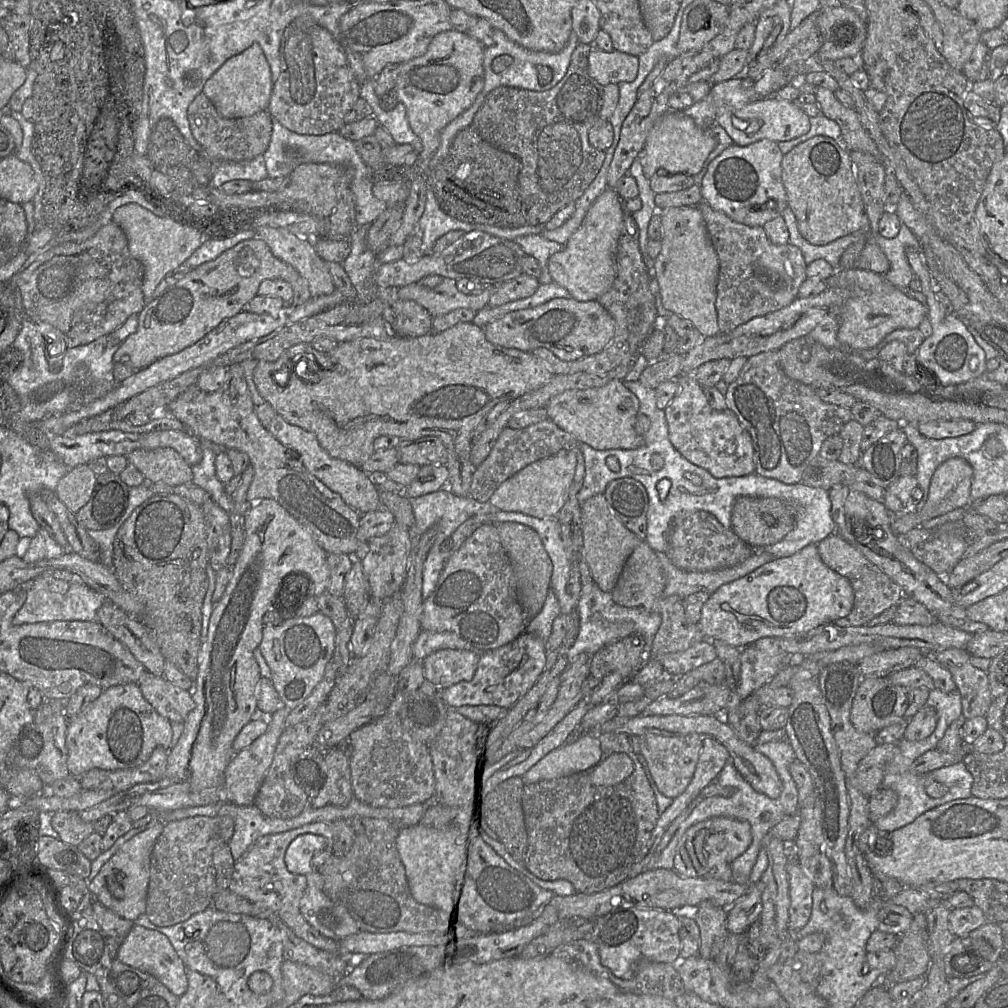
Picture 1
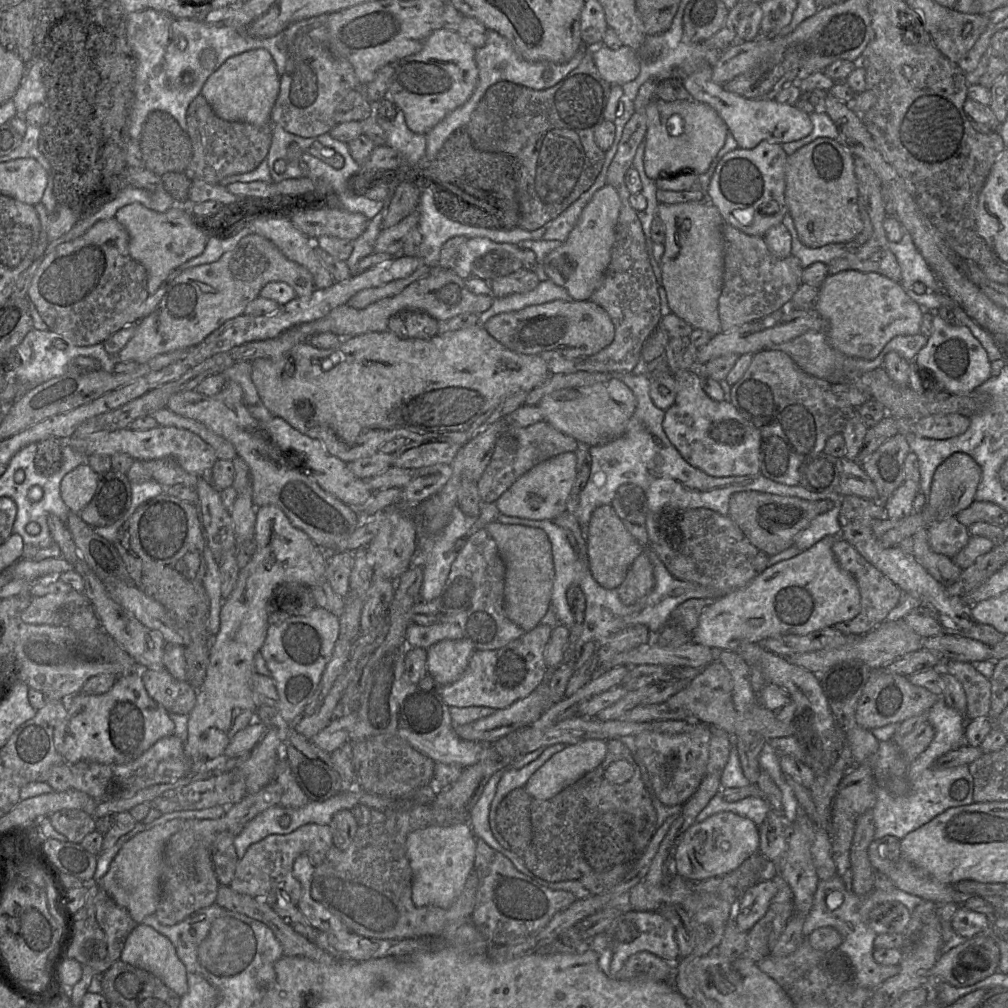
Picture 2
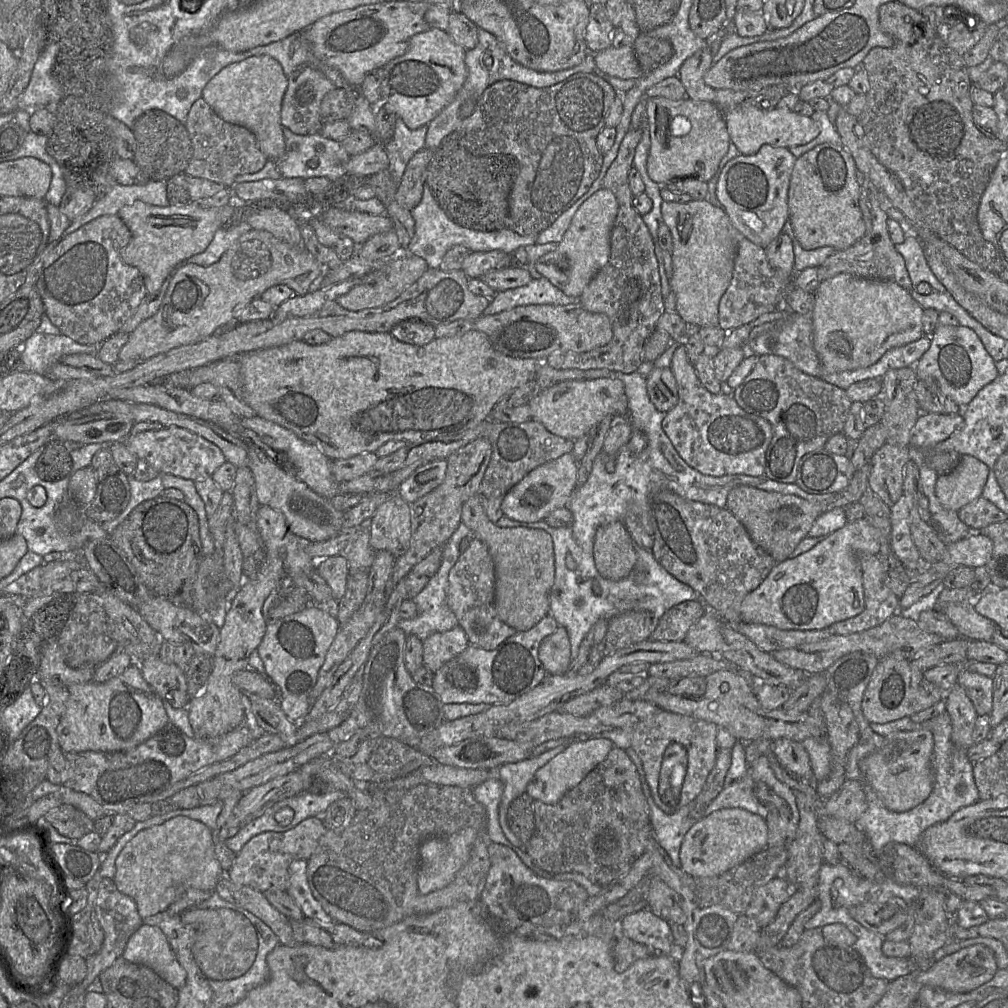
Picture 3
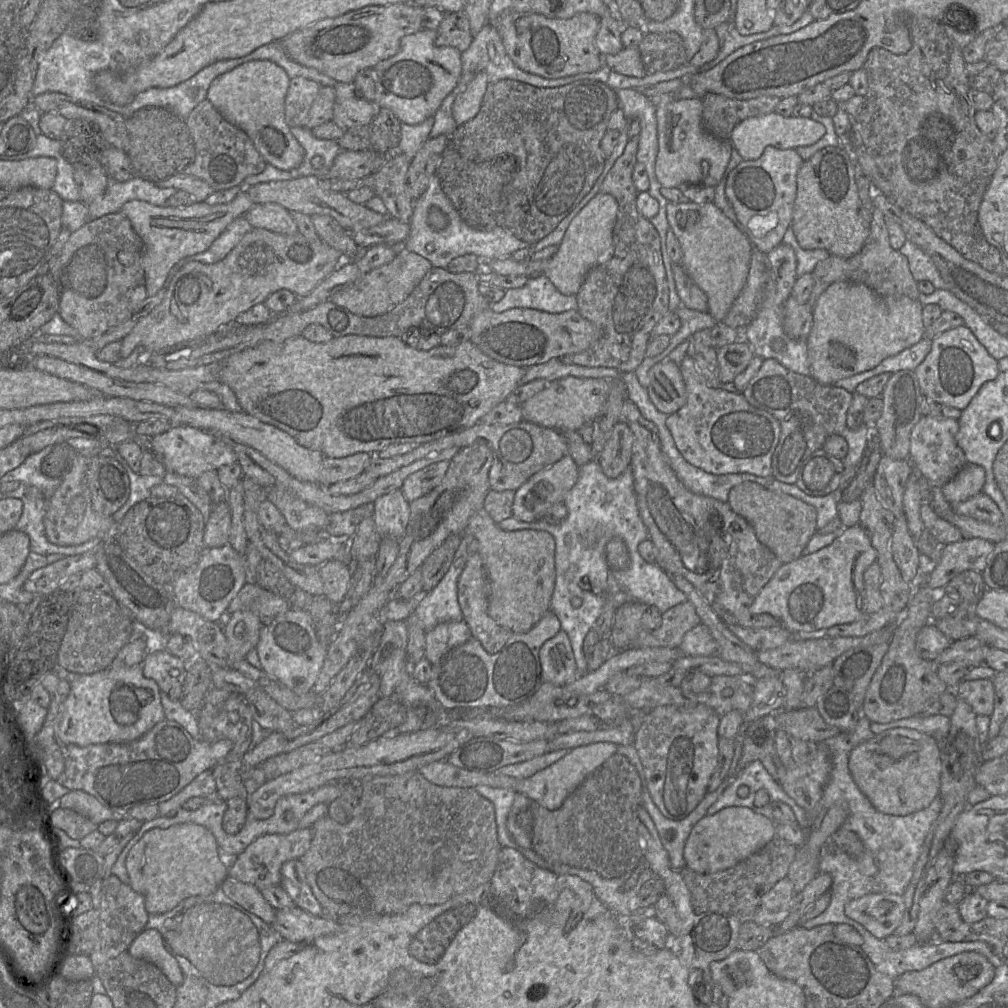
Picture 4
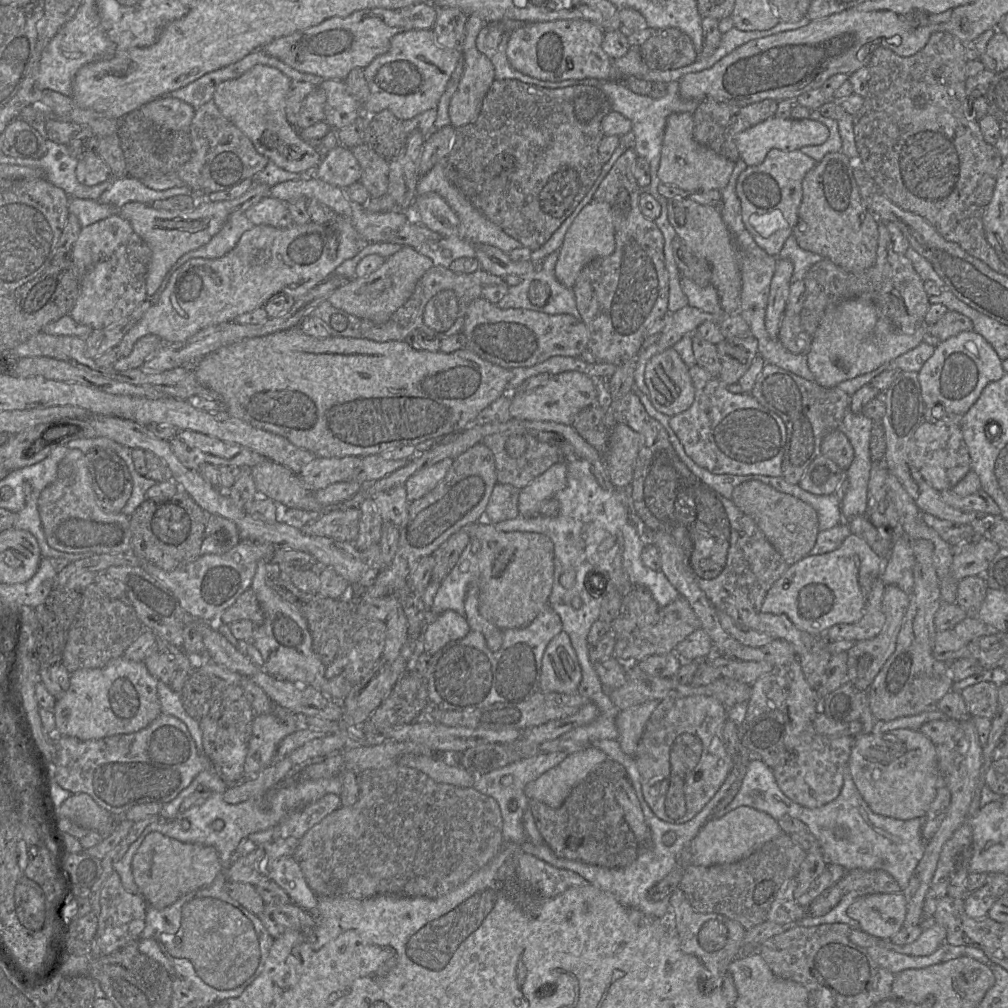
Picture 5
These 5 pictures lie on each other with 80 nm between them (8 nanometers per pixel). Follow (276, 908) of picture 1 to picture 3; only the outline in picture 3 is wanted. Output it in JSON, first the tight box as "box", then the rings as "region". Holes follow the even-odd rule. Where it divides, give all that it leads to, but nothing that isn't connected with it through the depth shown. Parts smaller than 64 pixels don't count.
{"box":[226,817,326,893],"region":[[[309,817],[287,832],[261,833],[244,845],[226,876],[235,884],[248,886],[262,893],[269,889],[287,891],[290,864],[297,859],[308,860],[326,830],[322,817]]]}

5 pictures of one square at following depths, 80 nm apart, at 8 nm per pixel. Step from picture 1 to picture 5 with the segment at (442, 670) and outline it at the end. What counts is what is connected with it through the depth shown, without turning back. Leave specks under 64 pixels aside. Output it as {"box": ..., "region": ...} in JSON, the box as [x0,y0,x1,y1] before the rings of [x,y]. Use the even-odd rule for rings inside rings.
{"box":[420,610,469,655],"region":[[[447,610],[429,619],[421,635],[420,650],[434,655],[449,642],[464,638],[469,632],[466,618]]]}

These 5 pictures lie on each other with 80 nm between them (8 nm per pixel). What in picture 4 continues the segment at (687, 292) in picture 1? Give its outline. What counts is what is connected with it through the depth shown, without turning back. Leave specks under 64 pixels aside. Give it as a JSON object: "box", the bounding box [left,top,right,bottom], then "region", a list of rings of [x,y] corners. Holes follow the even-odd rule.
{"box":[666,202,753,322],"region":[[[668,202],[666,217],[681,247],[682,268],[706,294],[708,313],[722,322],[746,282],[753,244],[713,203]]]}

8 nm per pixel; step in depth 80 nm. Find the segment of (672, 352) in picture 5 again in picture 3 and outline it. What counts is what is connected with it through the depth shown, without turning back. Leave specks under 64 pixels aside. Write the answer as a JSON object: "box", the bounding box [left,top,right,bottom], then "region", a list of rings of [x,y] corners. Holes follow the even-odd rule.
{"box":[647,367,678,413],"region":[[[670,367],[653,368],[647,377],[647,392],[657,410],[667,413],[678,402],[678,387]]]}

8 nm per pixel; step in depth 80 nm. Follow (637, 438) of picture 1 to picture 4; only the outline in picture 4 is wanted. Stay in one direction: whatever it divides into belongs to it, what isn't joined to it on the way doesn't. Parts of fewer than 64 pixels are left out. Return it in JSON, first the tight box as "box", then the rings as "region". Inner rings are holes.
{"box":[520,376,611,431],"region":[[[567,376],[547,383],[542,391],[520,405],[523,420],[558,431],[577,431],[599,415],[607,400],[611,384],[611,381],[606,379],[574,376]]]}

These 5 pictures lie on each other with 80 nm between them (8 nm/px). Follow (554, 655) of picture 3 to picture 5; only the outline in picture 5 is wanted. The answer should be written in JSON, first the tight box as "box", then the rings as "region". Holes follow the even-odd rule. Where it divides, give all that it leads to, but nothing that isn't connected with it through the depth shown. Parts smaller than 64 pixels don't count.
{"box":[539,630,581,694],"region":[[[563,630],[547,645],[542,657],[539,690],[573,694],[581,683],[581,669],[569,635]]]}

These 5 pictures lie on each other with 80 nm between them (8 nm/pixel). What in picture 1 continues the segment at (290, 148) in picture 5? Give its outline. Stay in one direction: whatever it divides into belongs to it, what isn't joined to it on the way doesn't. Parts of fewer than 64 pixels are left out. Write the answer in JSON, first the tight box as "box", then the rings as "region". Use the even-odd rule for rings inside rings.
{"box":[203,44,272,118],"region":[[[258,44],[228,59],[206,82],[203,93],[225,118],[242,118],[267,110],[272,95],[270,65]]]}

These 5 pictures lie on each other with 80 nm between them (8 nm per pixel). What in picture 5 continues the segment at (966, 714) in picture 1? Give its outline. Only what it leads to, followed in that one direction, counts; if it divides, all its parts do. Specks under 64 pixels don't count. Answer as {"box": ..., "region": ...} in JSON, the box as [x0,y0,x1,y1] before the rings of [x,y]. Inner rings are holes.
{"box":[960,682,998,720],"region":[[[980,682],[960,692],[969,714],[992,720],[997,711],[998,686],[993,682]]]}

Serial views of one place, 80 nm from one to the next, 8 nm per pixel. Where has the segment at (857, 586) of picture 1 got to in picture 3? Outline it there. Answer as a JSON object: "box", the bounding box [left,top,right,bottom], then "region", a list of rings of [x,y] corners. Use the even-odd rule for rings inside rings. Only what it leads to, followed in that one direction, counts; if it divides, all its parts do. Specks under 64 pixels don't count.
{"box":[831,553,900,635],"region":[[[856,553],[862,571],[864,610],[857,616],[832,624],[831,635],[850,635],[874,628],[897,613],[900,599],[886,586],[880,556]]]}

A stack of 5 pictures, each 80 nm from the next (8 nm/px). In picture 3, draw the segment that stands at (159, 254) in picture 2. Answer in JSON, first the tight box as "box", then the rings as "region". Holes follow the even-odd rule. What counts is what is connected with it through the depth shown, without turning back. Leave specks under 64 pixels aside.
{"box":[118,201,233,295],"region":[[[141,201],[126,205],[118,216],[129,228],[132,238],[122,250],[121,259],[141,272],[147,295],[155,294],[175,266],[207,249],[216,232],[228,223],[233,210],[233,203],[221,208],[204,208],[194,202],[167,207]]]}

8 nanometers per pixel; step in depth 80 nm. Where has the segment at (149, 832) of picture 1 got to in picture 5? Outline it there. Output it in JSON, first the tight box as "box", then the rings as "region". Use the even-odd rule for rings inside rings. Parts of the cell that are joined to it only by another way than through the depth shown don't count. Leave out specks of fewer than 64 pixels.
{"box":[131,832,224,909],"region":[[[151,832],[145,837],[131,866],[140,895],[156,909],[164,909],[184,895],[209,886],[224,869],[214,847],[183,843],[160,832]]]}

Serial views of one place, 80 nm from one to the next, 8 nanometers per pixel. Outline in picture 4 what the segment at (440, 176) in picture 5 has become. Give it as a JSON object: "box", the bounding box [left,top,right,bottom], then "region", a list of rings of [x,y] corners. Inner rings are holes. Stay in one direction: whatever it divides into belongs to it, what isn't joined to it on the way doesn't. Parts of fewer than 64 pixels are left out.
{"box":[404,174,531,269],"region":[[[433,174],[425,192],[414,201],[410,220],[410,234],[404,242],[404,250],[414,252],[427,259],[433,267],[446,269],[450,261],[458,256],[474,254],[481,261],[511,257],[511,255],[531,245],[518,239],[508,229],[497,226],[490,231],[480,231],[468,226],[441,189],[439,179]],[[436,206],[448,217],[448,225],[443,230],[433,229],[427,221],[431,207]]]}

